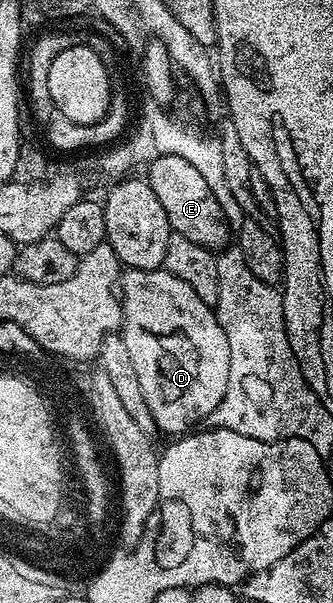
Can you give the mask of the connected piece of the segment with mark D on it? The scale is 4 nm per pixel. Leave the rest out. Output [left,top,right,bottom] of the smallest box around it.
[119,267,231,435]

